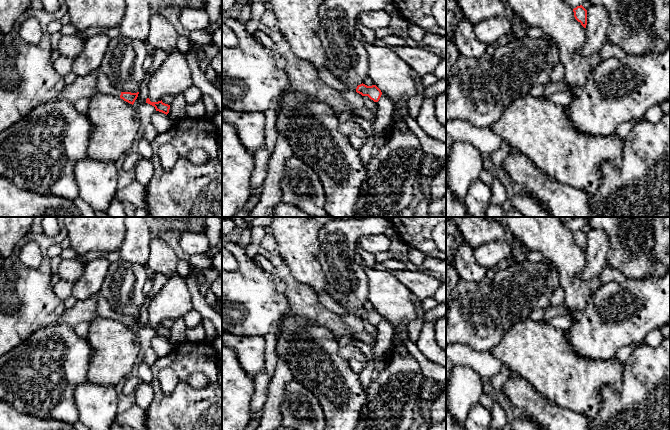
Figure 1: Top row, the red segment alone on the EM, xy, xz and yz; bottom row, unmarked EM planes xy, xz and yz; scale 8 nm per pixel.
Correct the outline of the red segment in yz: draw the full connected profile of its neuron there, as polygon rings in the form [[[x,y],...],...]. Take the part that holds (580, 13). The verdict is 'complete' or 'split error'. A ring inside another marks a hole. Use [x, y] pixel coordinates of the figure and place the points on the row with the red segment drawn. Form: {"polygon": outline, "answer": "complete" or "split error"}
{"polygon": [[[577,6],[573,9],[575,19],[586,28],[587,25],[587,10],[582,6]]], "answer": "complete"}

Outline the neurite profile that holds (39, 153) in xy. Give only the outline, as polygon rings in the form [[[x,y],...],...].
[[[60,99],[45,102],[0,133],[0,176],[21,189],[74,201],[79,197],[74,168],[78,161],[88,157],[92,131],[93,125],[86,114],[78,112],[73,103]]]

